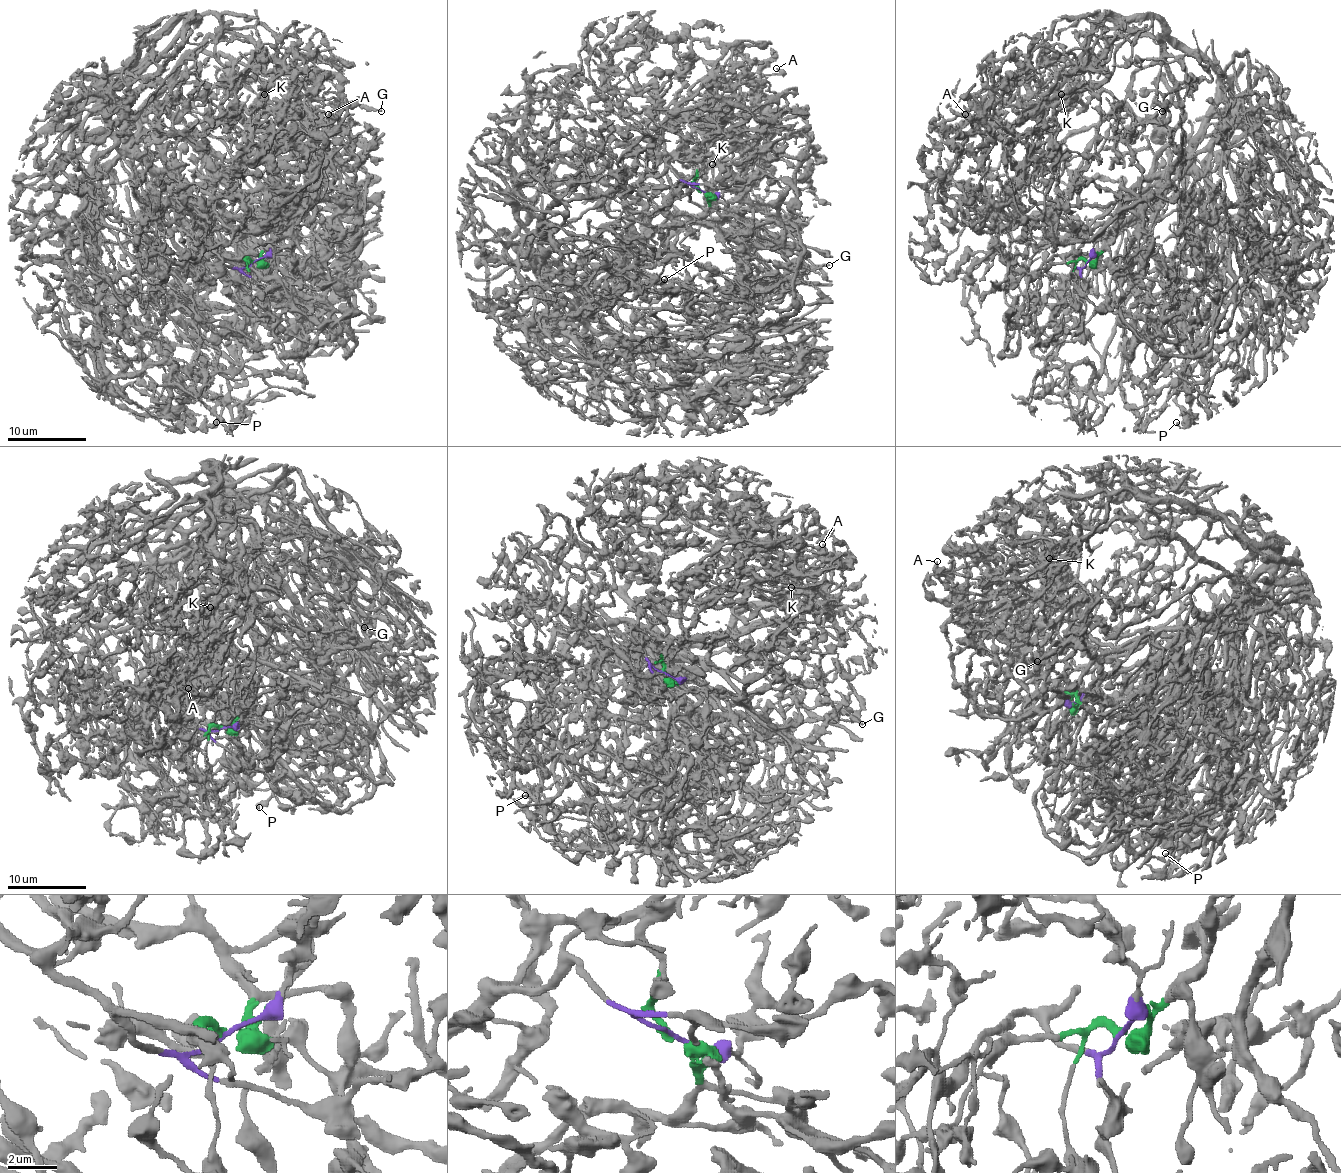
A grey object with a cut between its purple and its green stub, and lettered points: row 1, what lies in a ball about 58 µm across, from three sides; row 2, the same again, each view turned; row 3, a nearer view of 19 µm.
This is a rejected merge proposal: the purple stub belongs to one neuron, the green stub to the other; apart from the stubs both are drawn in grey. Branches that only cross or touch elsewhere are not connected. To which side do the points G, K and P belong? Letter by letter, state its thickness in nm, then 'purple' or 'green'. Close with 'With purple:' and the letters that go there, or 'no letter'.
G: calibre 170 nm; green
K: calibre 220 nm; purple
P: calibre 170 nm; green
With purple: K

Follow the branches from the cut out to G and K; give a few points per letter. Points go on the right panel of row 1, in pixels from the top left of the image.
G: (1087, 263), (1108, 249), (1112, 312), (1159, 314), (1126, 249), (1177, 158), (1183, 109), (1161, 111)
K: (1087, 263), (1065, 261), (1073, 235), (1051, 223), (1063, 158), (1039, 149), (1067, 117), (1053, 101), (1061, 94)

